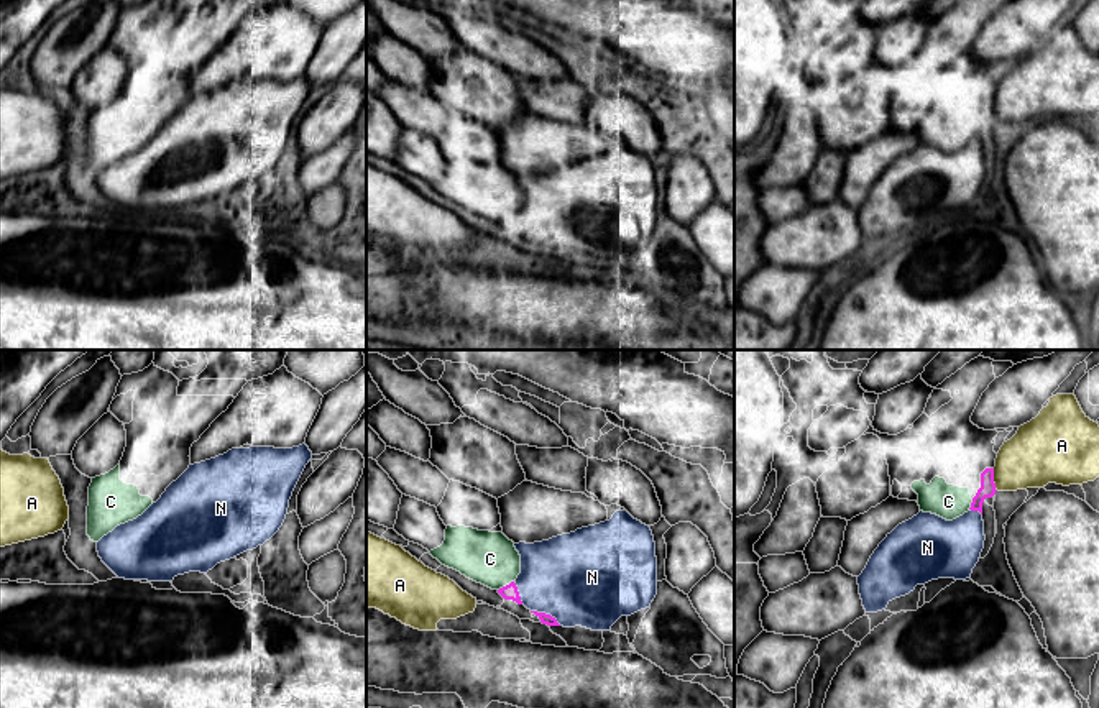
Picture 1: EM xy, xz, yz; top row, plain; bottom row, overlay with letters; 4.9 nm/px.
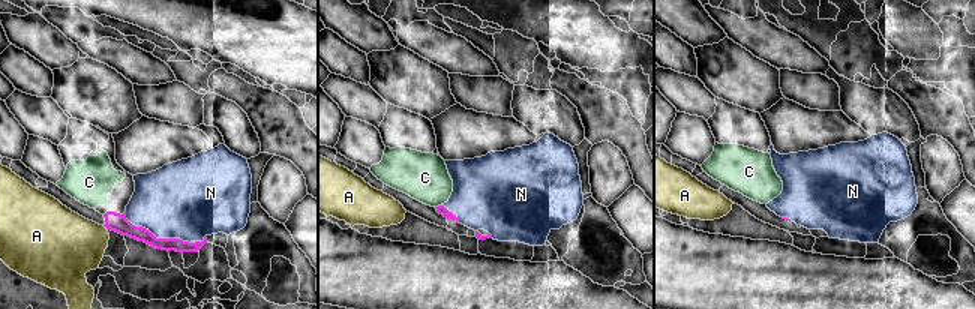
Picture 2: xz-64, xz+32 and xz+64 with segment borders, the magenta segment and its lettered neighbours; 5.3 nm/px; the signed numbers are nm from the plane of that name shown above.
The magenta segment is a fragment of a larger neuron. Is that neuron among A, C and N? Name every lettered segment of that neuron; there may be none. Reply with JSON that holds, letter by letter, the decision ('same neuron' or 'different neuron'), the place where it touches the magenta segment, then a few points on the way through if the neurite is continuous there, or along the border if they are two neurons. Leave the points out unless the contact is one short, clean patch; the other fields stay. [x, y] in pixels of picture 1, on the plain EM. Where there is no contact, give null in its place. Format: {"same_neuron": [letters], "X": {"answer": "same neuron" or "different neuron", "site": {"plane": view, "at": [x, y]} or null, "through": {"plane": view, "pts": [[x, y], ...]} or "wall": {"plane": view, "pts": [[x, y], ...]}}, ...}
{"same_neuron": ["C"], "A": {"answer": "different neuron", "site": {"plane": "yz", "at": [993, 112]}, "wall": {"plane": "yz", "pts": [[993, 101], [993, 114], [997, 122]]}}, "C": {"answer": "same neuron", "site": {"plane": "xz", "at": [506, 217]}, "through": {"plane": "xz", "pts": [[510, 224], [506, 217], [490, 191]]}}, "N": {"answer": "different neuron", "site": {"plane": "xz", "at": [544, 245]}}}

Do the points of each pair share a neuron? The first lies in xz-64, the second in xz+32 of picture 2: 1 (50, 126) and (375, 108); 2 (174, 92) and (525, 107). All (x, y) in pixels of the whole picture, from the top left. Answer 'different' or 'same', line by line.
1: same
2: different

